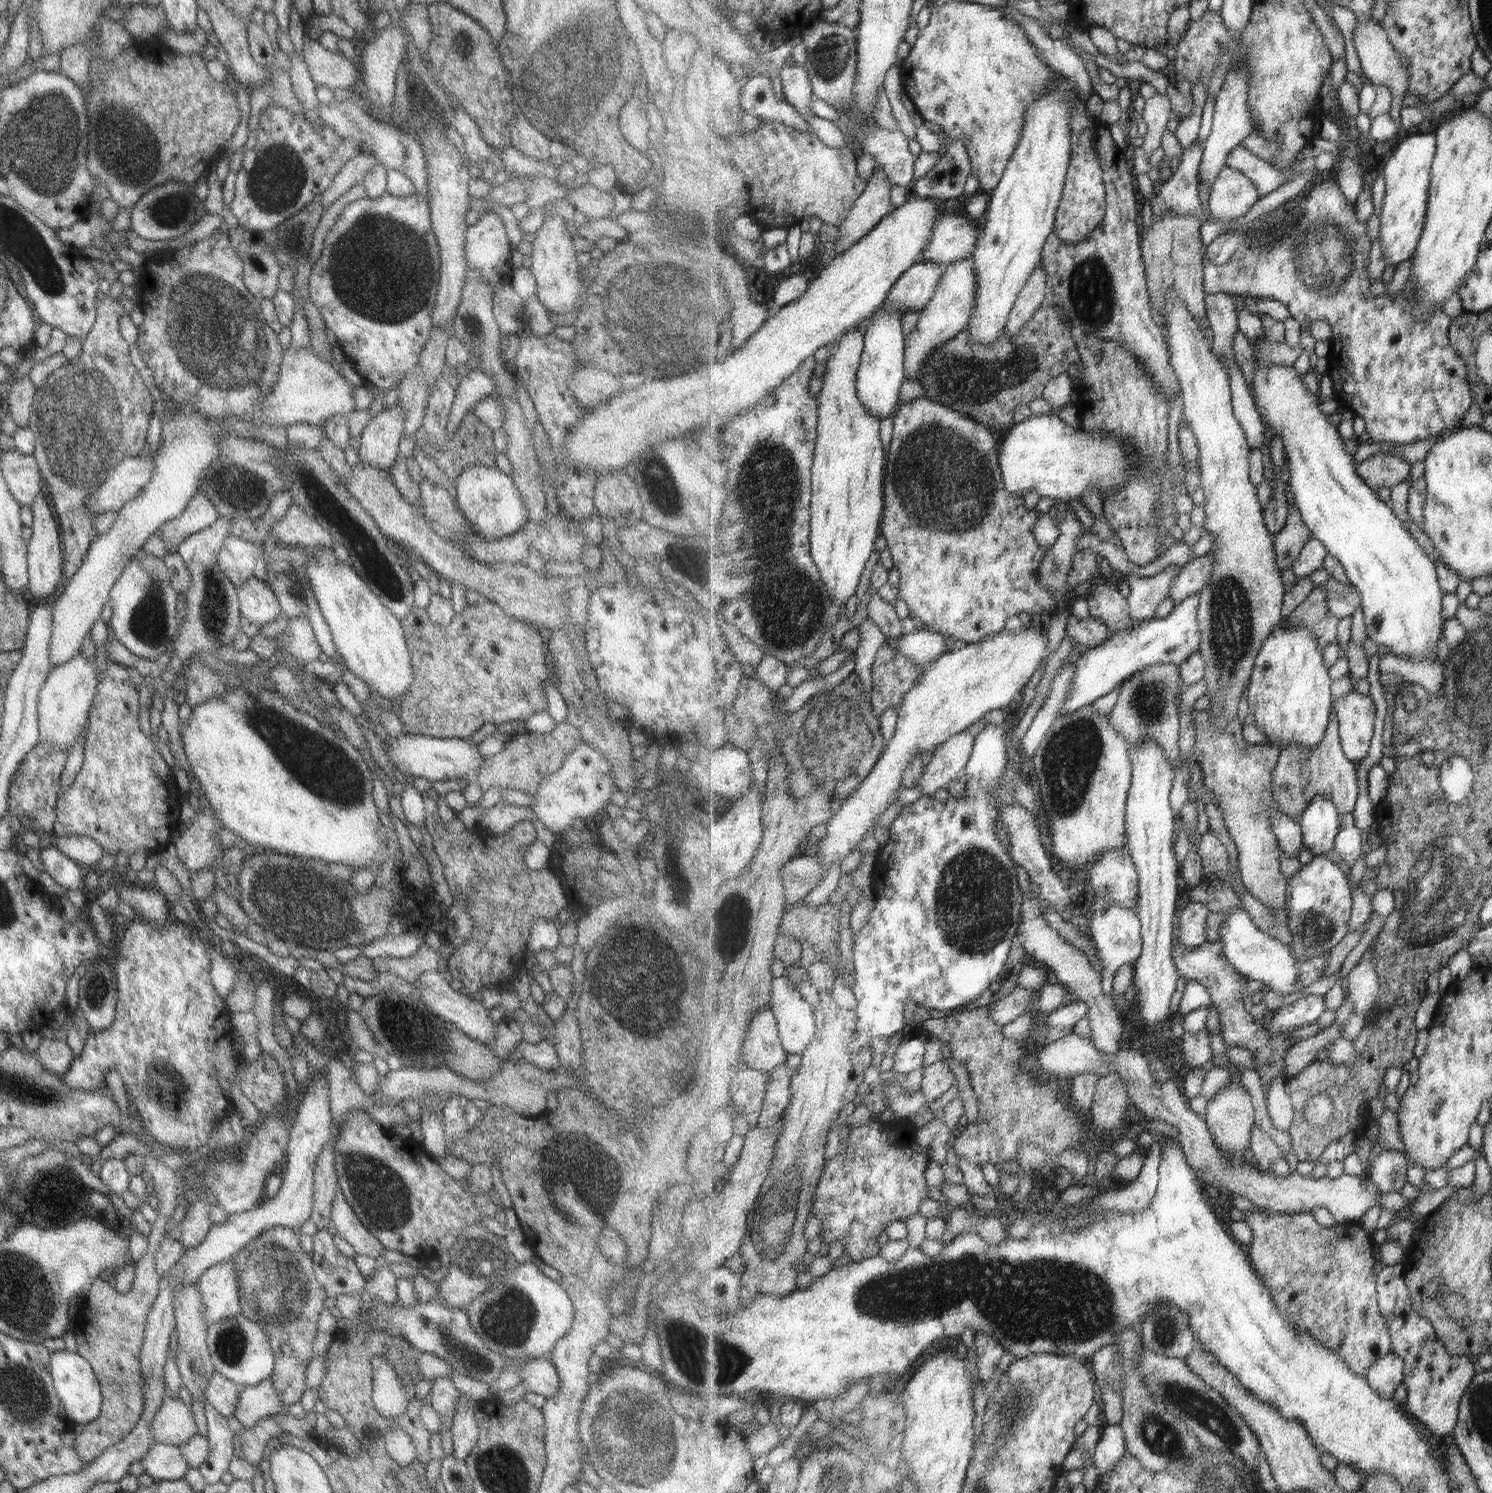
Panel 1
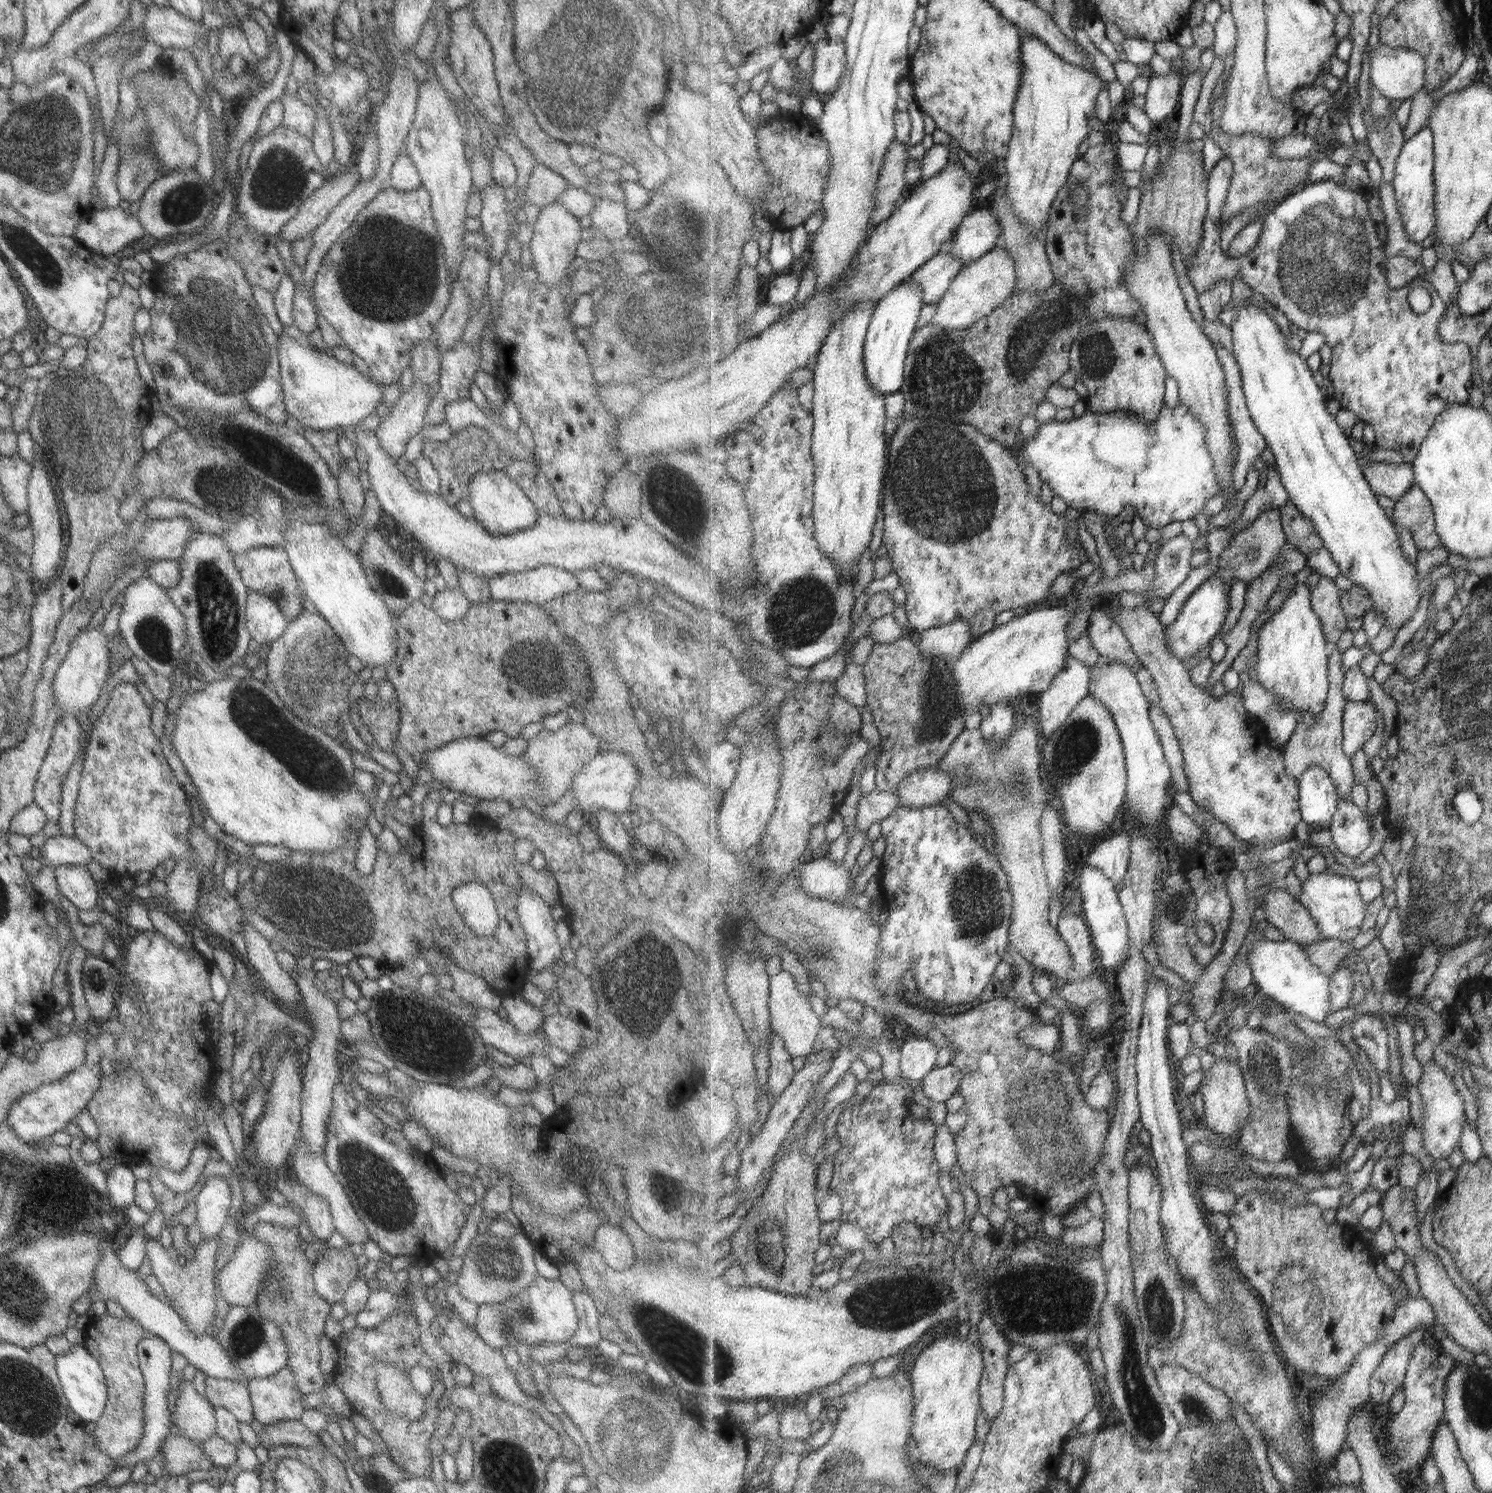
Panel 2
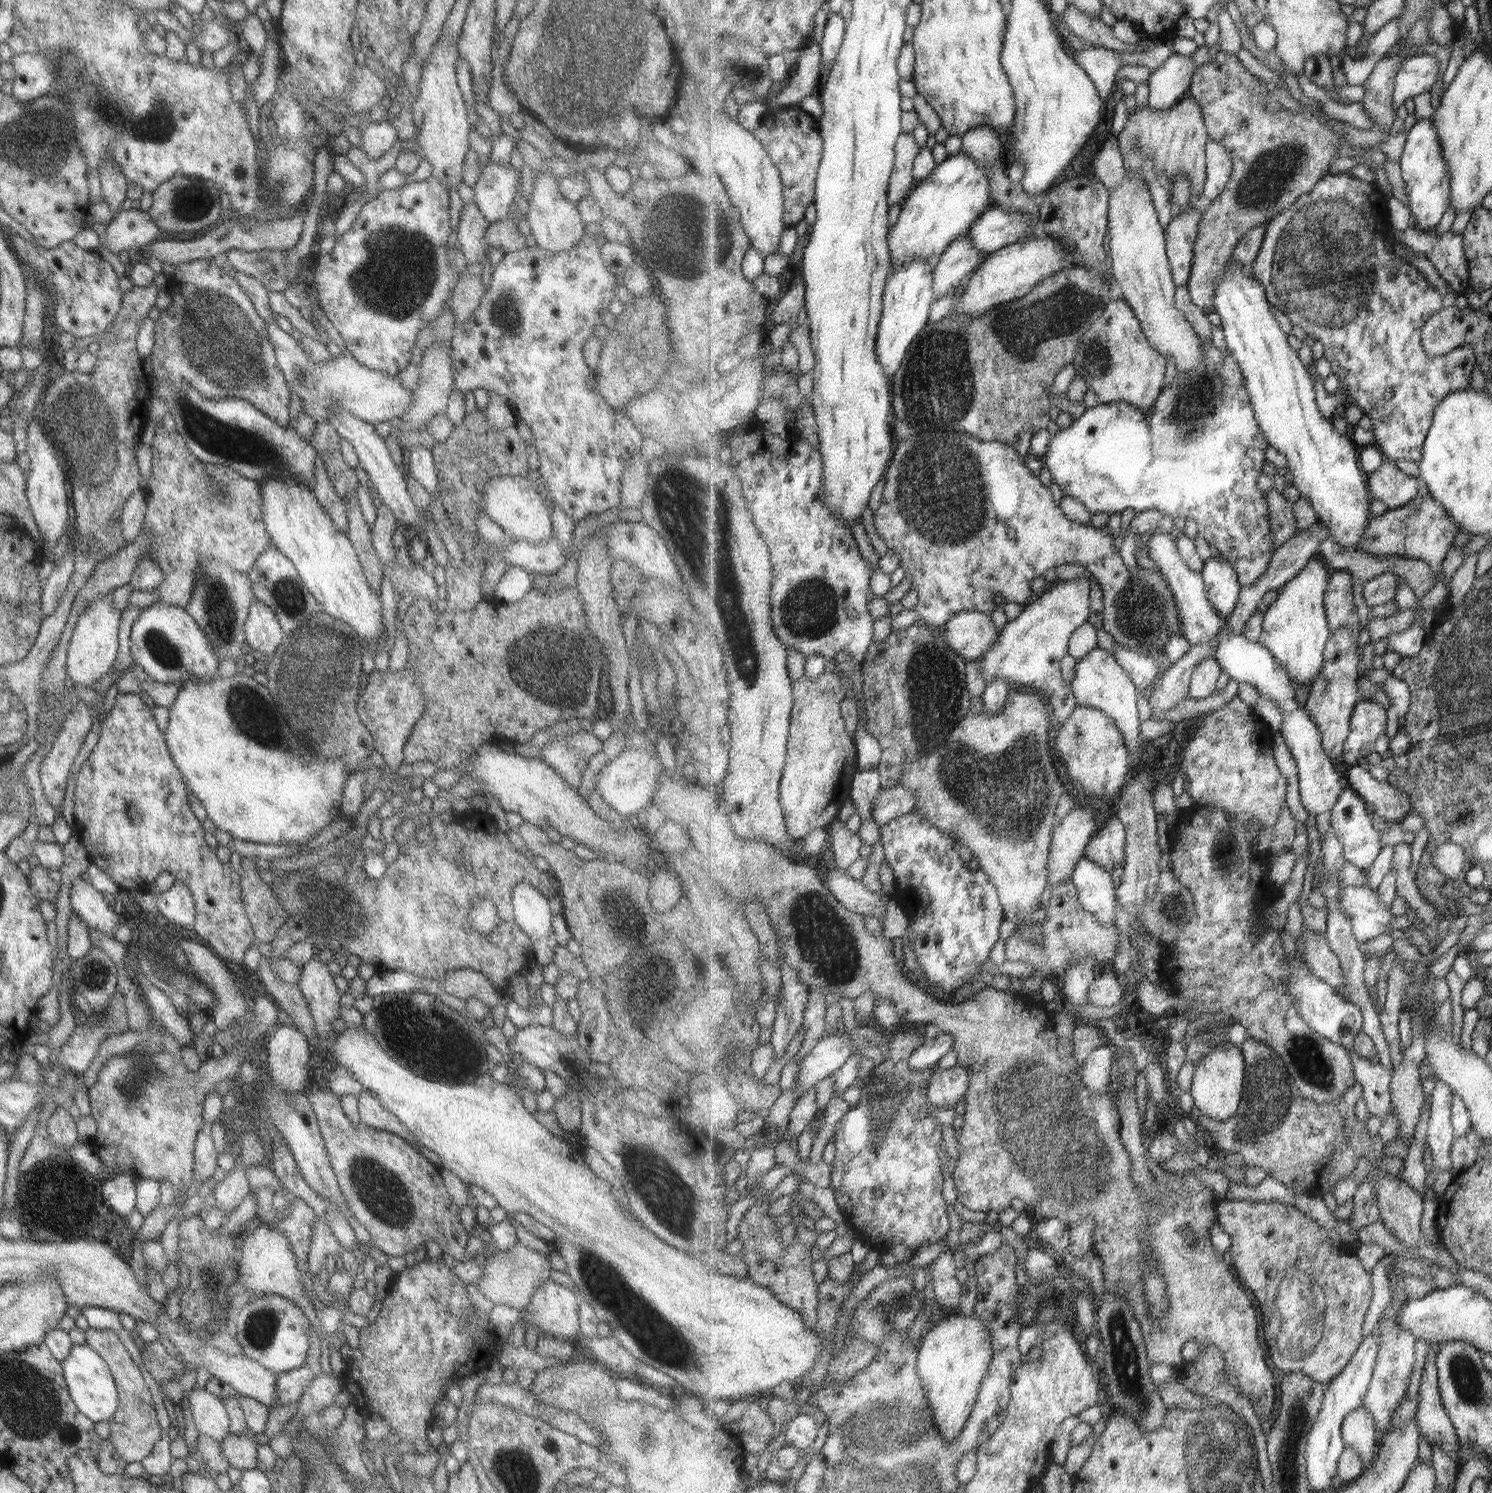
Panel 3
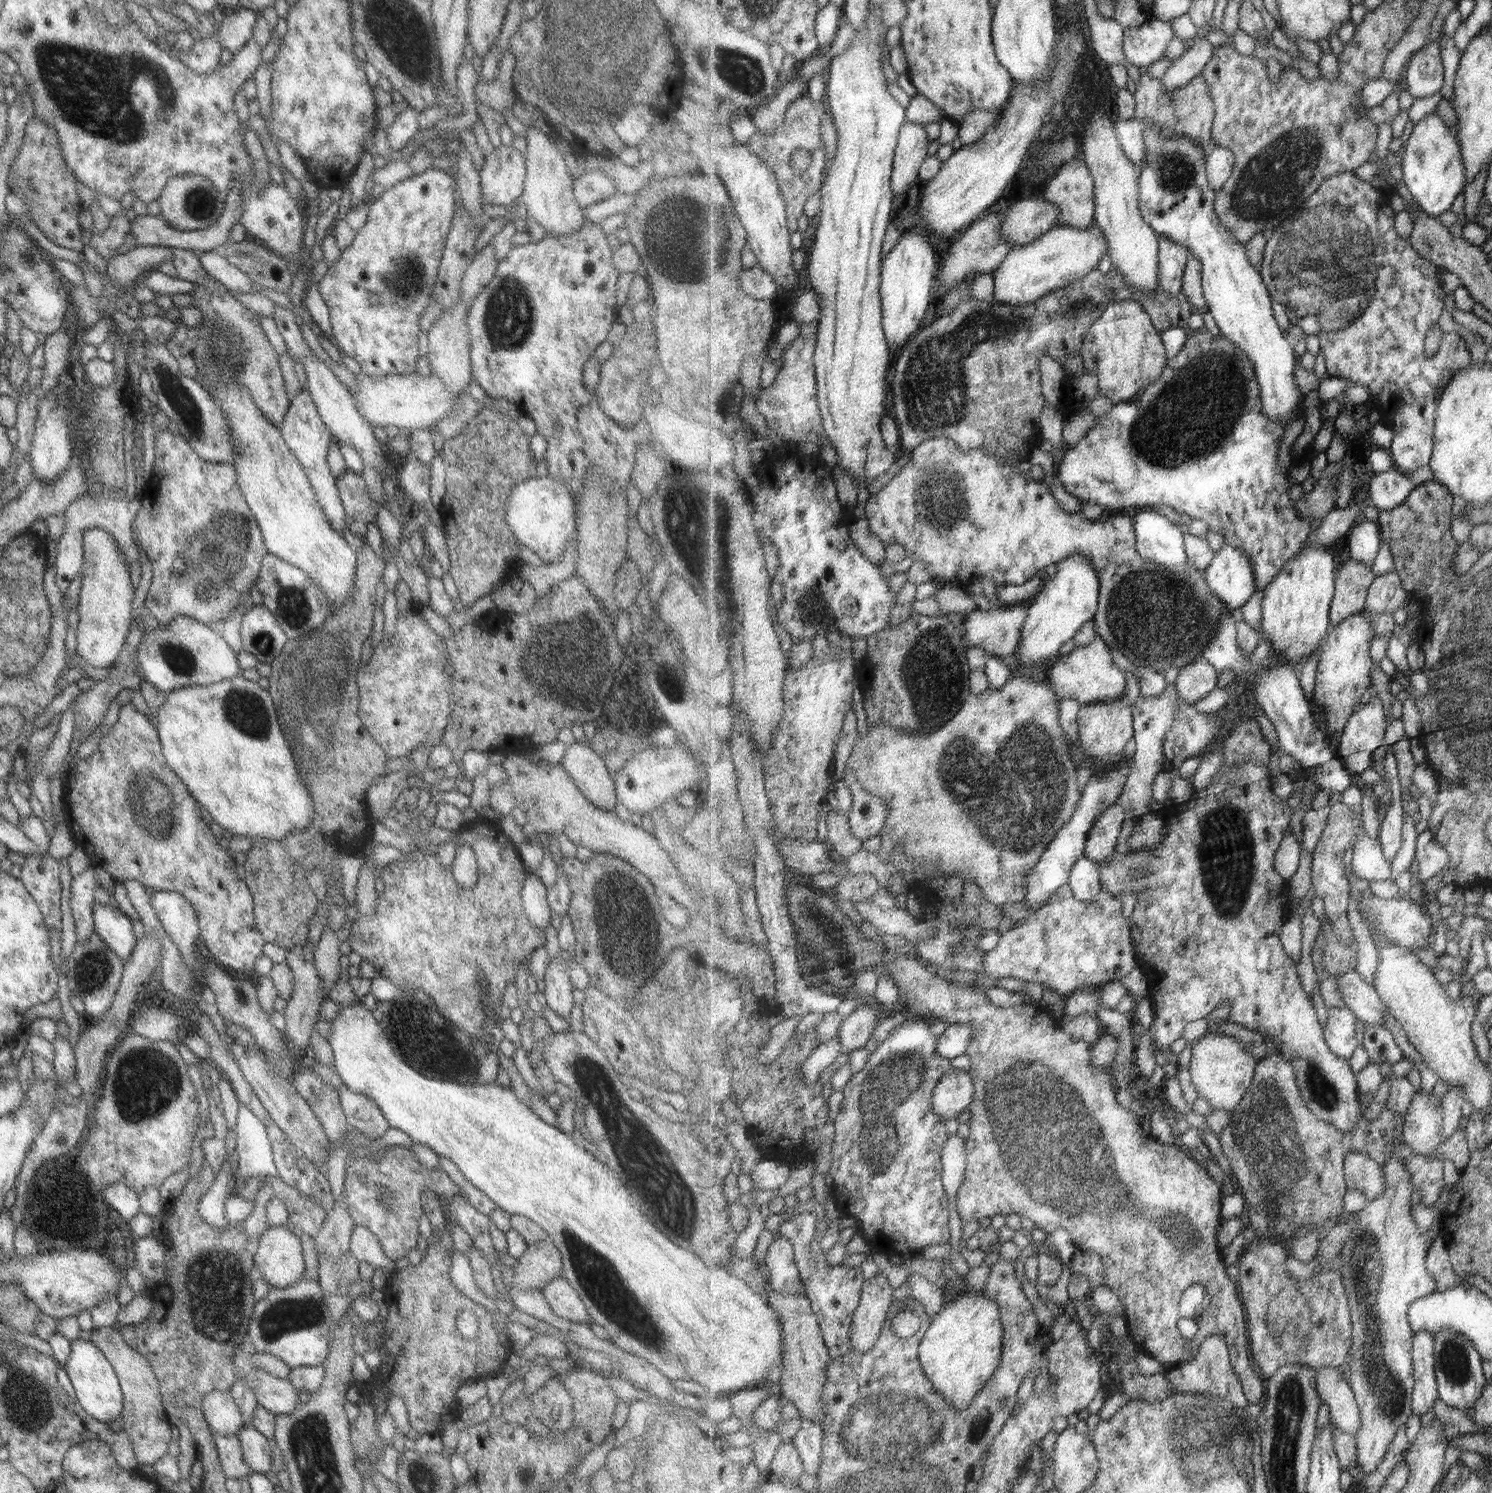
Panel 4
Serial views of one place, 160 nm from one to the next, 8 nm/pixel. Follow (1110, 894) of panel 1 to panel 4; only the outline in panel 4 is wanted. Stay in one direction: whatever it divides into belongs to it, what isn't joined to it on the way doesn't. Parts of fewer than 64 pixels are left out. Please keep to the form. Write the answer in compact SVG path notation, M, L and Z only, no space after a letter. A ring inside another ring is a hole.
M1119 802L1099 814L1086 843L1086 856L1090 860L1101 864L1109 862L1109 858L1115 856L1117 840L1124 836L1127 830L1125 818L1125 808Z

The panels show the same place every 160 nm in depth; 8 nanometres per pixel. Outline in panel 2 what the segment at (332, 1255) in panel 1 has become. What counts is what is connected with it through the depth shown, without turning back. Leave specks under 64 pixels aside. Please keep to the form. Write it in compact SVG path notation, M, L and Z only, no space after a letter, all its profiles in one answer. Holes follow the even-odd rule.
M312 1241L317 1252L312 1265L312 1282L315 1293L330 1306L341 1301L351 1282L357 1280L356 1256L348 1245L328 1247L326 1241Z

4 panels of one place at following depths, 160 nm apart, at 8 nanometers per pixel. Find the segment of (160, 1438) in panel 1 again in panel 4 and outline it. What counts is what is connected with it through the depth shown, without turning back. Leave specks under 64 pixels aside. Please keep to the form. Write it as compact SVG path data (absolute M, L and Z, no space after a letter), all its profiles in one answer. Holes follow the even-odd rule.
M212 1390L201 1396L201 1414L209 1434L234 1435L243 1427L238 1406L228 1390Z

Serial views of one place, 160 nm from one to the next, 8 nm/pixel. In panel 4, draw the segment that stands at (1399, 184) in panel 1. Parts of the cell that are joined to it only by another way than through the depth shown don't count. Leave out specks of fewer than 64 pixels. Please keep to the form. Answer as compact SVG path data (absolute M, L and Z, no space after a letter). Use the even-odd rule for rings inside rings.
M1431 114L1413 126L1401 160L1403 181L1418 206L1432 217L1451 211L1468 184L1466 162L1458 136L1439 114Z

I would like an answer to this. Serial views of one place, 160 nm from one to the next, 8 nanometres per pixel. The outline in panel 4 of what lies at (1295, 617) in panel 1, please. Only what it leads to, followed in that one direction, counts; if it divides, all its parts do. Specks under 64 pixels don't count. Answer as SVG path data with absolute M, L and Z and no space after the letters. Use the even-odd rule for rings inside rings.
M1349 558L1336 578L1335 601L1331 604L1331 625L1336 626L1350 616L1366 610L1367 594L1378 574L1373 566Z

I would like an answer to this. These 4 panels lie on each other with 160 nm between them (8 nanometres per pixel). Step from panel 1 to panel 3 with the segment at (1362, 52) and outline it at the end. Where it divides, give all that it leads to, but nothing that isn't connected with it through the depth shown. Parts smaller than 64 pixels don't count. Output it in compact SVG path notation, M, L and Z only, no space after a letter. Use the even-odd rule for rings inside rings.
M1429 53L1409 56L1395 79L1394 107L1399 108L1407 98L1431 92L1439 78L1439 70L1439 60Z

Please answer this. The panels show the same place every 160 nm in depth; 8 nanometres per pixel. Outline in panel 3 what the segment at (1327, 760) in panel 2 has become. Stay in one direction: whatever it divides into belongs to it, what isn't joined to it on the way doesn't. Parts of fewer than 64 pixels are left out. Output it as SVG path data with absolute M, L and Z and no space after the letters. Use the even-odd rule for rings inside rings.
M1343 627L1334 632L1326 644L1325 657L1322 673L1312 682L1305 706L1312 720L1319 725L1324 749L1335 764L1345 771L1344 750L1351 732L1352 716L1354 716L1355 707L1365 700L1359 692L1361 649L1357 642L1357 631L1353 627Z

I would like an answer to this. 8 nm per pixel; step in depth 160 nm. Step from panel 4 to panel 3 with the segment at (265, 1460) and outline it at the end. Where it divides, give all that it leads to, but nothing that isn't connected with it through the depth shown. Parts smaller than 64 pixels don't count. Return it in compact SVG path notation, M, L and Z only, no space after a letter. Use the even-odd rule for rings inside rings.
M242 1433L237 1436L227 1436L220 1440L221 1454L229 1463L231 1468L237 1470L251 1470L255 1469L258 1464L257 1439L255 1434Z

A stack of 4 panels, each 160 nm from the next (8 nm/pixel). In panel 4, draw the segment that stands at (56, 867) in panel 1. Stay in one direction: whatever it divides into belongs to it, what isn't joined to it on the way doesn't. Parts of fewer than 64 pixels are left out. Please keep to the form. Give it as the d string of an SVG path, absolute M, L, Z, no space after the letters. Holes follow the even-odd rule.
M113 904L99 905L92 908L93 932L101 938L108 950L123 963L129 959L135 947L136 937L133 936L132 922Z

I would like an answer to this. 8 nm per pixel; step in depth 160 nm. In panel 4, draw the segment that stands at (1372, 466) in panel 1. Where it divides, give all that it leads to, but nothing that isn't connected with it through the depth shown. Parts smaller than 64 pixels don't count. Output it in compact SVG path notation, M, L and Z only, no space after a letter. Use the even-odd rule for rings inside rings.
M1398 468L1373 474L1369 481L1371 502L1382 511L1401 506L1415 488L1417 484L1411 482L1410 475Z

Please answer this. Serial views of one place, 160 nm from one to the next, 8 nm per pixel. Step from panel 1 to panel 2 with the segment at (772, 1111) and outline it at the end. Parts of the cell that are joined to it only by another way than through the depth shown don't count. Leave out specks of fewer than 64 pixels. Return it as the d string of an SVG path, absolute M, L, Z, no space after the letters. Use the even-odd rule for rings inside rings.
M774 1033L772 1036L772 1047L769 1050L769 1076L768 1089L769 1094L781 1096L785 1092L795 1077L795 1066L791 1064L793 1055L786 1047L784 1038L780 1034Z

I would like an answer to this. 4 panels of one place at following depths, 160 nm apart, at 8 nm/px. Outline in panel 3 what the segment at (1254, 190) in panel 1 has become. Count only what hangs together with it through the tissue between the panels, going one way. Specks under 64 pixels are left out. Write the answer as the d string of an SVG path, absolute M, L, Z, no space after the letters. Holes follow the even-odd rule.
M1209 138L1205 148L1207 148L1207 178L1198 200L1203 202L1203 212L1215 198L1223 194L1234 172L1234 159L1226 146Z

